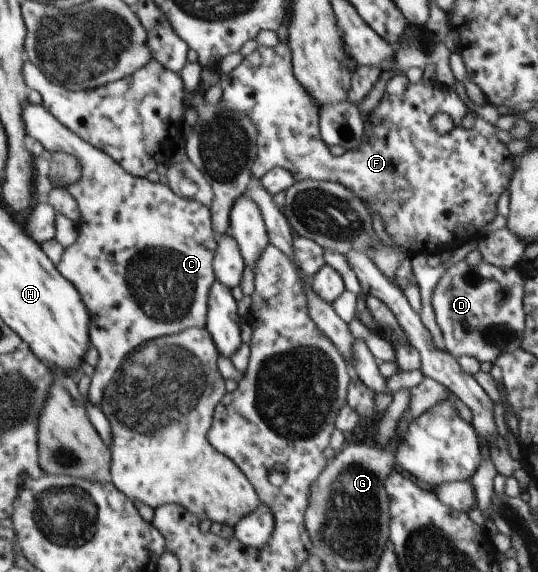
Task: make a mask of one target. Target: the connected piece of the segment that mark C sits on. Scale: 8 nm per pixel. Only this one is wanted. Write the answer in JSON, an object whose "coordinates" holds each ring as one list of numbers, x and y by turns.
{"coordinates":[[28,100,26,108,23,110,24,124,27,126,28,134,31,140,37,140,44,146,46,150,56,152,58,150,69,152,78,158,83,168,83,175,78,182,68,185,68,190,75,196,75,199,79,202,82,218,78,222,78,234,73,239,72,244,69,247,65,247,65,251,62,260,57,264,59,271,70,282,76,285,76,288,80,291,83,301,88,307,91,314,91,344,100,351,99,363,94,367,95,372,91,379,89,400,100,407,105,399,105,390,119,376,119,370,123,369,124,361,126,361,133,352,138,348,141,348,150,341,156,341,160,338,166,338,173,334,181,333,189,328,207,328,207,320,209,317,210,309,210,294,211,290,217,280,215,267,213,262,215,261,216,251,219,248,218,236,215,233,213,227,213,218,211,213,211,207,207,208,204,204,181,197,175,193,175,190,164,182,150,182,146,177,137,177,130,174,116,159,113,159,104,150,95,147,92,143,86,142,83,138,80,138,75,132,72,132,60,119,57,119,51,111,49,111,43,104,35,105]]}

